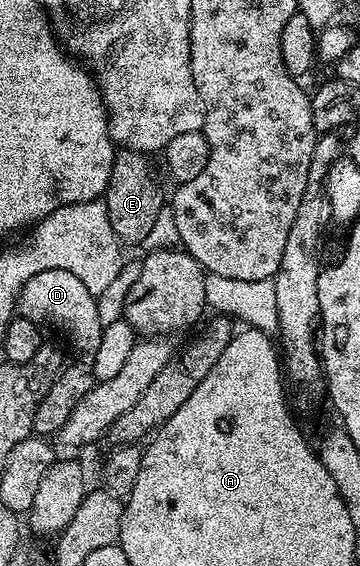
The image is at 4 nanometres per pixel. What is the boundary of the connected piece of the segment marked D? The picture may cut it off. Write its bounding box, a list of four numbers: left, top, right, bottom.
[17,270,105,366]

